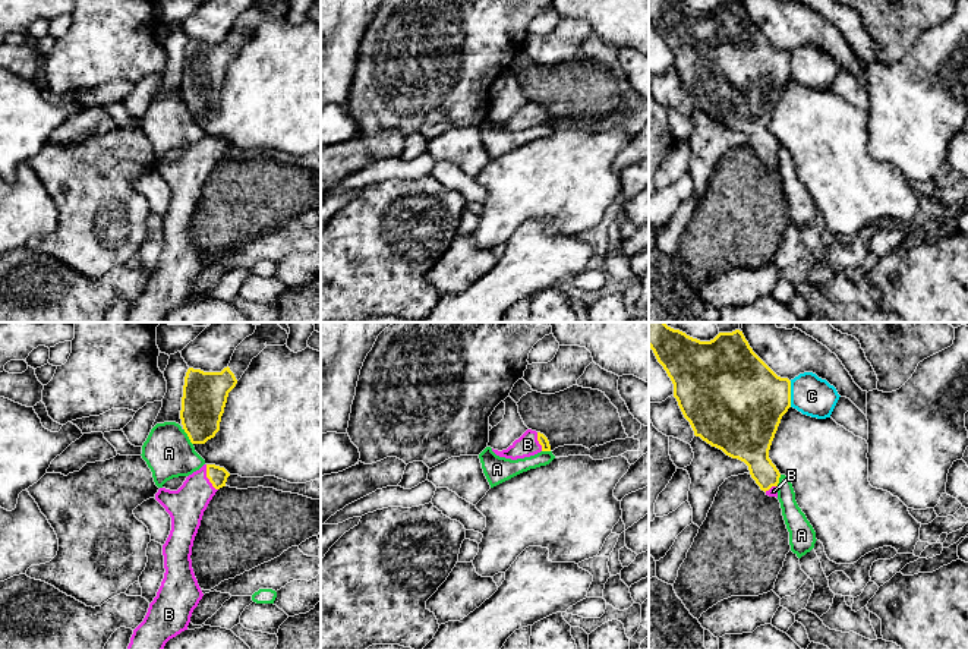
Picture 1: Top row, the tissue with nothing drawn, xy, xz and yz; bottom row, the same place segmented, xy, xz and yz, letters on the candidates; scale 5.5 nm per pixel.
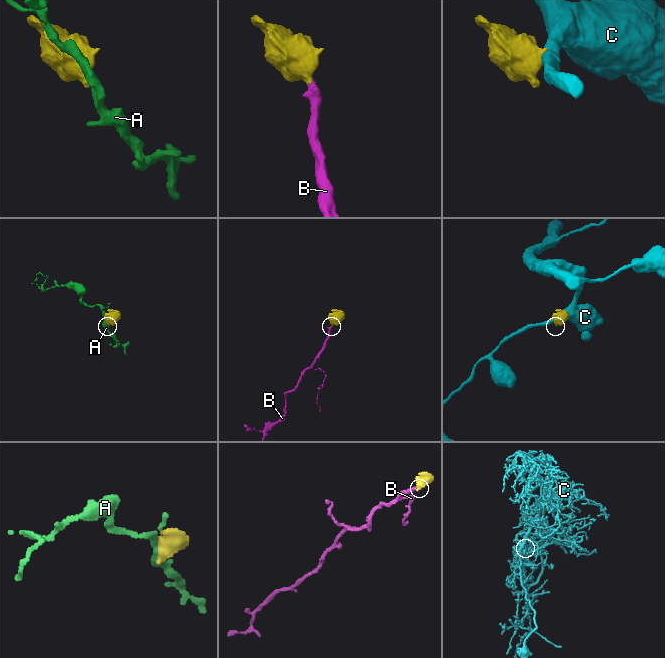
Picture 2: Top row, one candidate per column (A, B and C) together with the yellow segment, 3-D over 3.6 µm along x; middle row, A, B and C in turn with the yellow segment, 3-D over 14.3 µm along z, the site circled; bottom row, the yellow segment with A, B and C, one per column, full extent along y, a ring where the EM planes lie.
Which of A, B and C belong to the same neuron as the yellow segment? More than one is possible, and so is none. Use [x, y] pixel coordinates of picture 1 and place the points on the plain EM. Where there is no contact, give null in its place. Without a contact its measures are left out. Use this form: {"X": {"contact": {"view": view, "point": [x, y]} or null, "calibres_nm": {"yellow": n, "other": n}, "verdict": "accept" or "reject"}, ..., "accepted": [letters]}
{"A": {"contact": {"view": "xy", "point": [188, 107]}, "calibres_nm": {"yellow": 240, "other": 280}, "verdict": "reject"}, "B": {"contact": {"view": "xy", "point": [207, 148]}, "calibres_nm": {"yellow": 100, "other": 200}, "verdict": "accept"}, "C": {"contact": {"view": "yz", "point": [790, 66]}, "calibres_nm": {"yellow": 440, "other": 220}, "verdict": "reject"}, "accepted": ["B"]}

